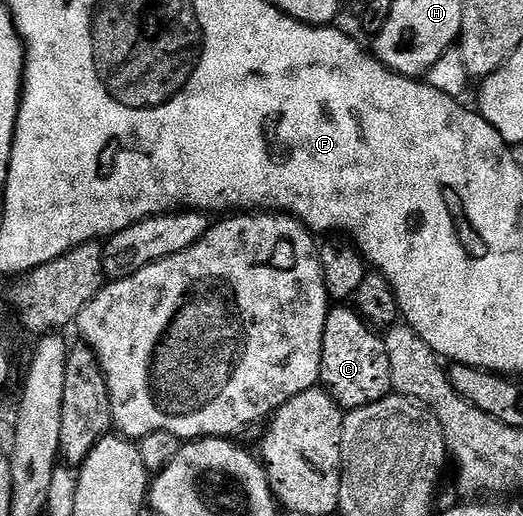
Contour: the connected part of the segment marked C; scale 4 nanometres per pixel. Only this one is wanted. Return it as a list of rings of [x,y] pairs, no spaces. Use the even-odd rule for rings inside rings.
[[[335,305],[327,312],[319,381],[323,390],[333,397],[333,401],[337,401],[347,411],[373,405],[373,401],[381,401],[392,394],[389,357],[385,353],[380,332],[370,327],[354,306]]]

